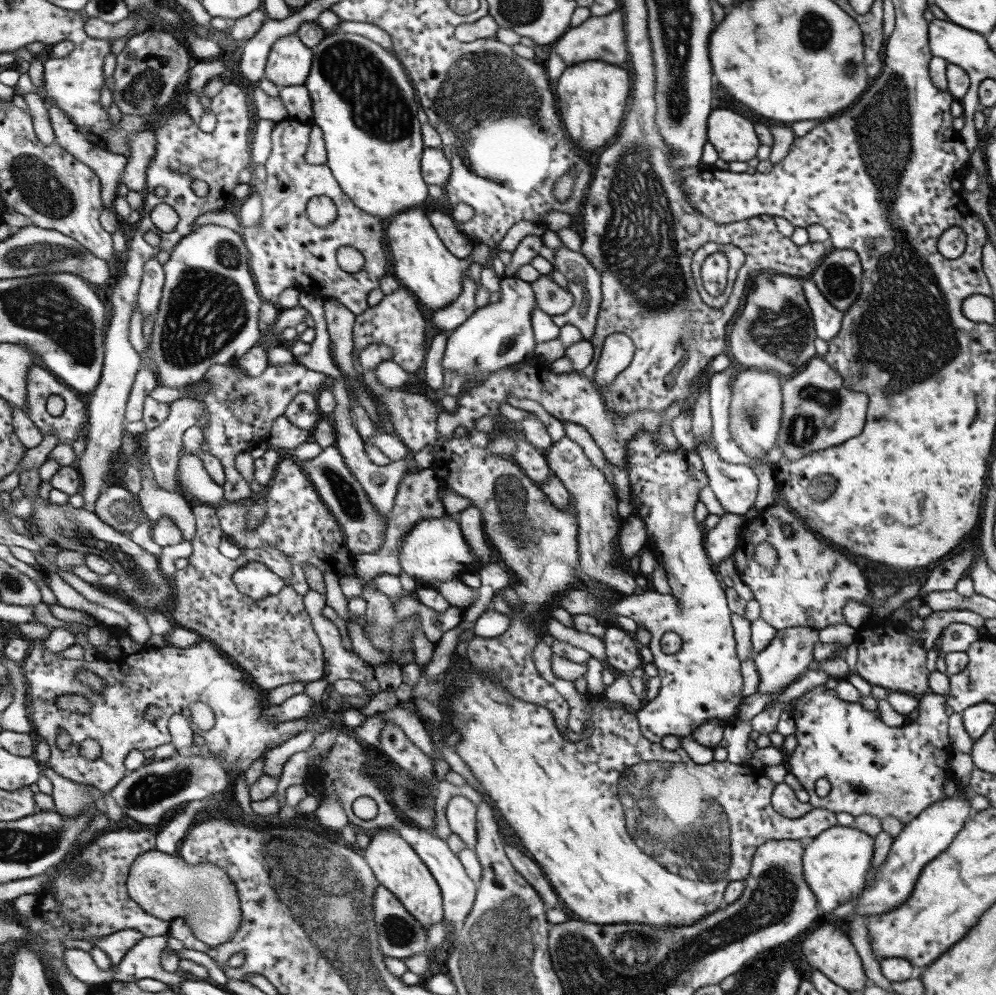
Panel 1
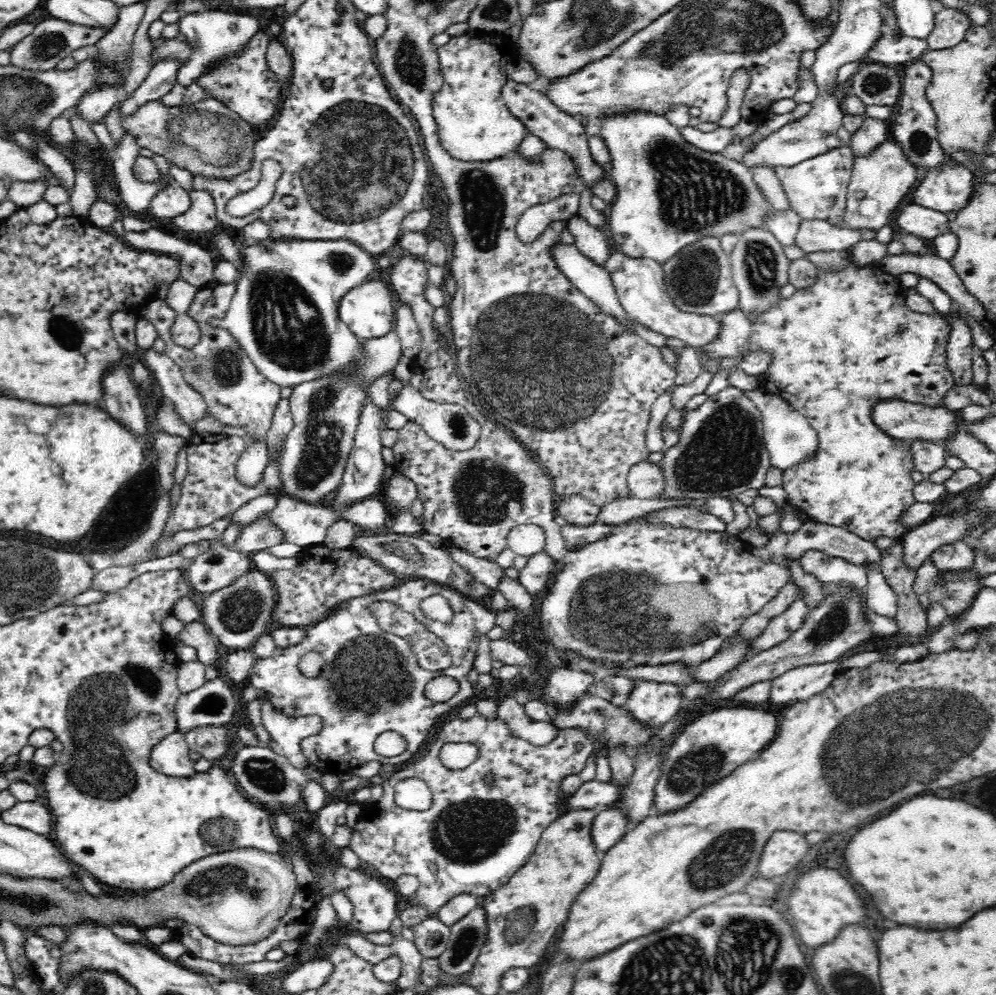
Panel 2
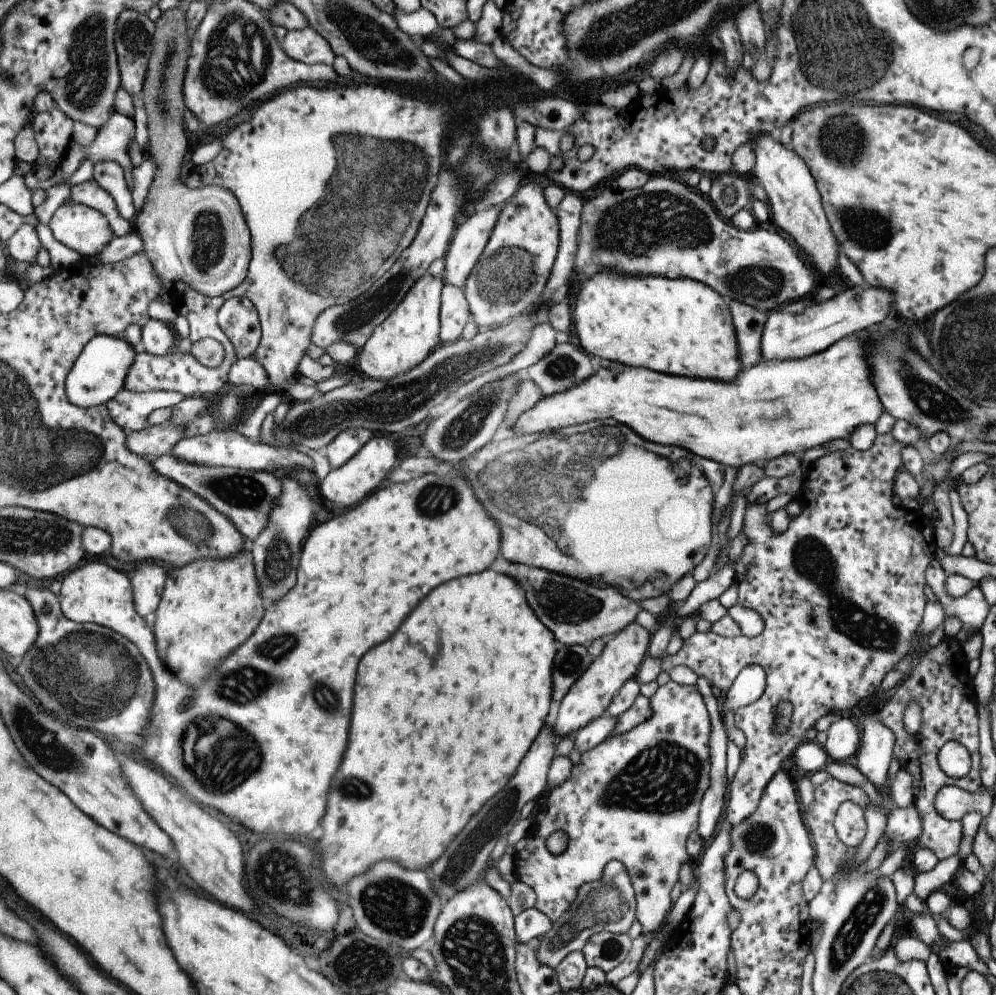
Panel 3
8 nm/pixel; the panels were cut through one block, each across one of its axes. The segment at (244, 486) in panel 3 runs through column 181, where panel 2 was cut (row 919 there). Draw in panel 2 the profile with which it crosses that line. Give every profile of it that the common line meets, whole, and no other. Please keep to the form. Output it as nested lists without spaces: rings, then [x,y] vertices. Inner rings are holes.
[[[482,906],[472,908],[464,918],[454,922],[450,926],[450,930],[452,930],[452,934],[450,934],[448,948],[438,956],[438,962],[440,962],[442,972],[458,976],[458,974],[464,974],[464,972],[472,970],[472,964],[476,962],[476,958],[480,954],[480,948],[486,942],[486,912],[484,912],[484,908]]]

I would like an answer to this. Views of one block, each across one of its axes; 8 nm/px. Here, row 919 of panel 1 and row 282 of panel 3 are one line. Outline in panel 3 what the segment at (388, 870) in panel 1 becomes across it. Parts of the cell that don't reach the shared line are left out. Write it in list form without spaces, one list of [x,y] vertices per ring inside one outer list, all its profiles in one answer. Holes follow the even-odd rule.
[[[425,274],[407,298],[397,306],[397,310],[377,328],[373,338],[359,356],[359,368],[369,380],[393,380],[399,374],[409,374],[413,368],[421,366],[435,350],[441,340],[441,310],[443,310],[443,290],[445,290],[443,276],[435,278],[433,274]]]

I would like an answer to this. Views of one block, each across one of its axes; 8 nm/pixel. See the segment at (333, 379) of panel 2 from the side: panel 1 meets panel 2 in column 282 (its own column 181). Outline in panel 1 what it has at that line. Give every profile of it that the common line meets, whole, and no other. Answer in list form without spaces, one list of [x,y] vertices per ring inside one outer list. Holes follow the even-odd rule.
[[[181,450],[179,470],[179,488],[189,500],[193,500],[193,504],[215,506],[225,500],[225,486],[219,486],[211,478],[211,474],[203,466],[203,460],[197,454],[191,456]]]

